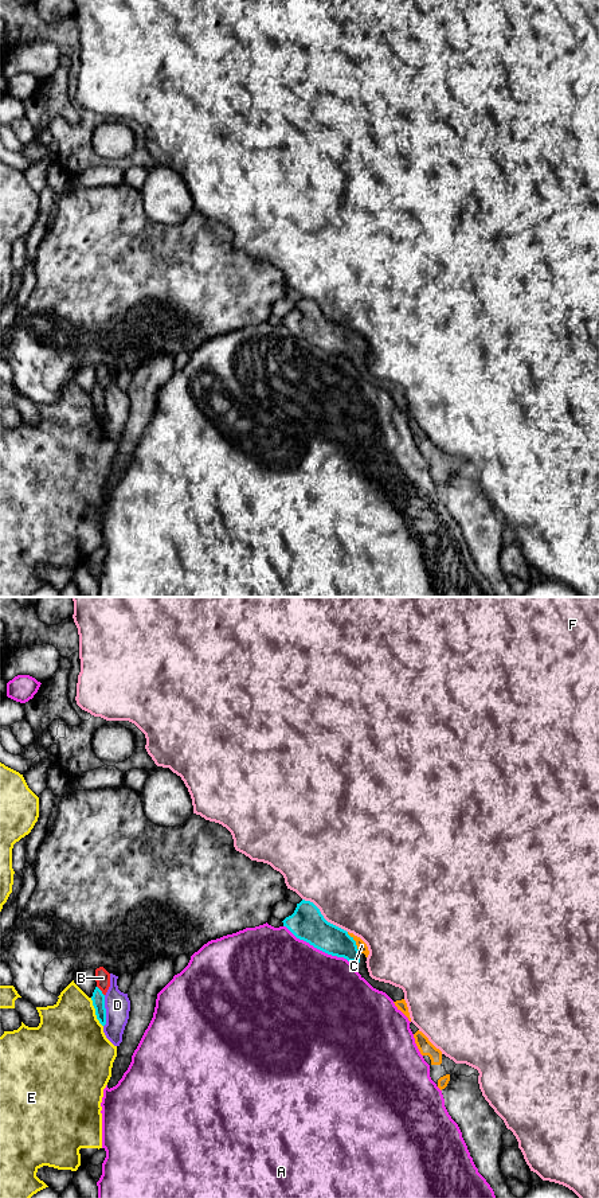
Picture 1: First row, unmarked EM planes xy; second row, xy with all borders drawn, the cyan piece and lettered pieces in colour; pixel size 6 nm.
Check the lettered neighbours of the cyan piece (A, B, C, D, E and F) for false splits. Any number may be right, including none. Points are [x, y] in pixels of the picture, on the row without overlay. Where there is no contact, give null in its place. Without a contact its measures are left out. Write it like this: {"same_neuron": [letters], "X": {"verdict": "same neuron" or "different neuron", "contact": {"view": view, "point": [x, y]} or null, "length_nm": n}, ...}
{"same_neuron": ["C"], "A": {"verdict": "different neuron", "contact": {"view": "xy", "point": [317, 346]}, "length_nm": 460}, "B": {"verdict": "different neuron", "contact": {"view": "xy", "point": [101, 389]}, "length_nm": 80}, "C": {"verdict": "same neuron", "contact": {"view": "xy", "point": [355, 340]}, "length_nm": 150}, "D": {"verdict": "different neuron", "contact": {"view": "xy", "point": [105, 409]}, "length_nm": 190}, "E": {"verdict": "different neuron", "contact": {"view": "xy", "point": [96, 410]}, "length_nm": 190}, "F": {"verdict": "different neuron", "contact": {"view": "xy", "point": [323, 315]}, "length_nm": 340}}

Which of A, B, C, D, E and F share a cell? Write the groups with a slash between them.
A / B / C / D / E / F

